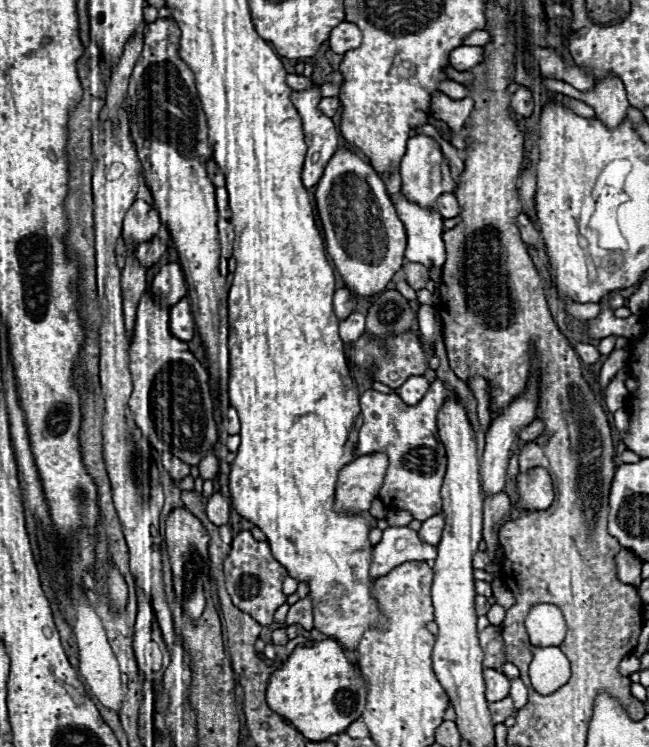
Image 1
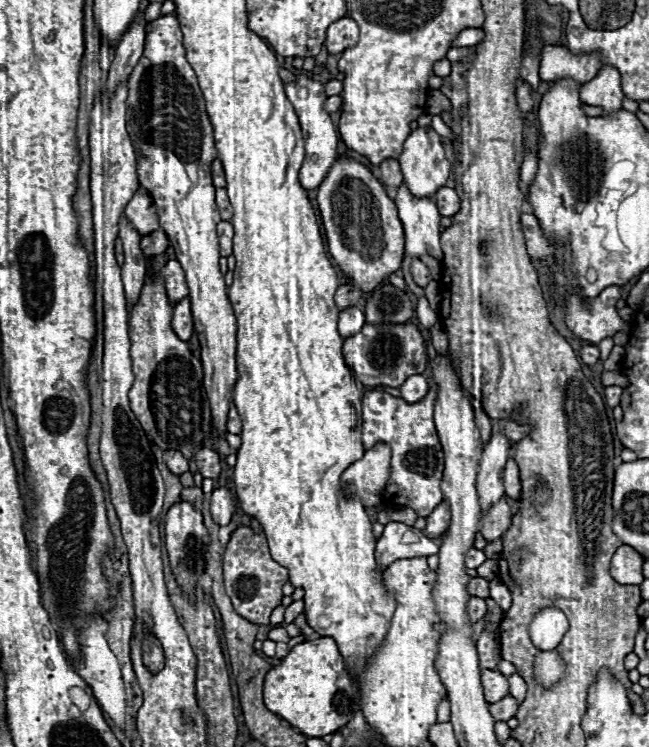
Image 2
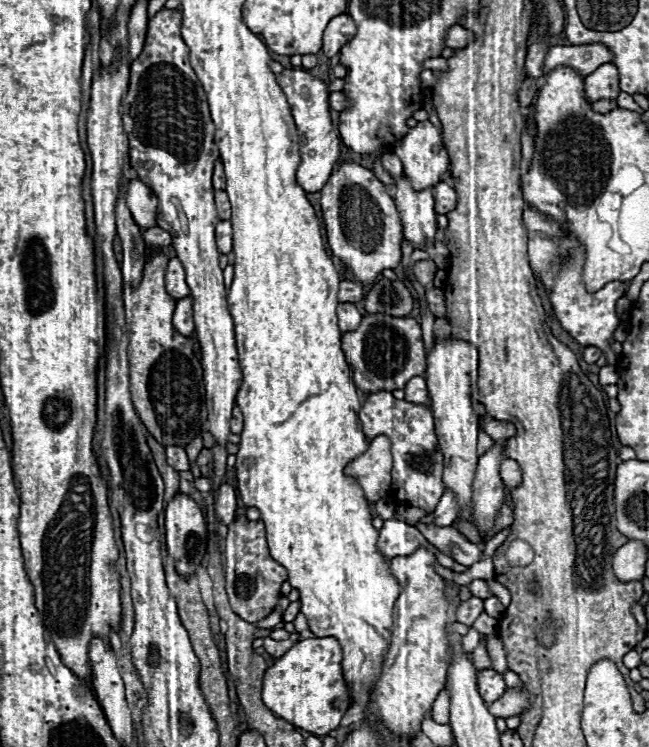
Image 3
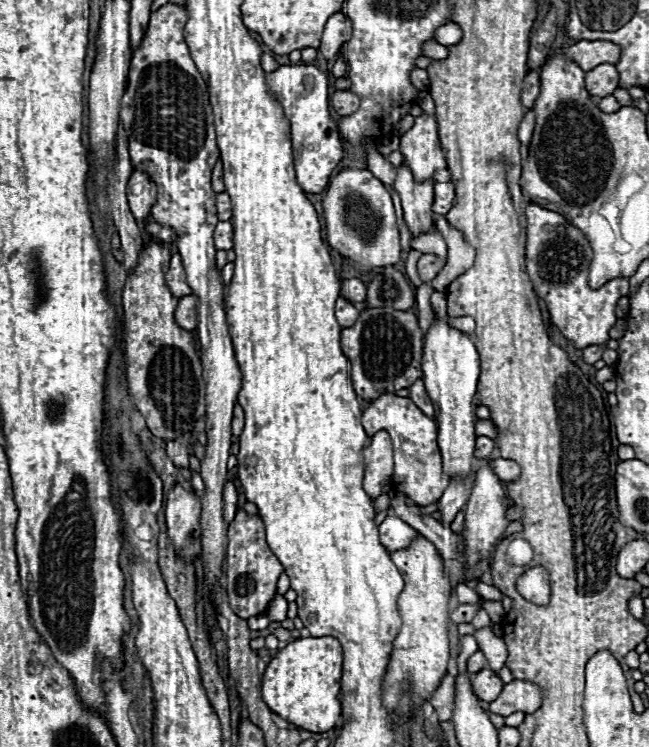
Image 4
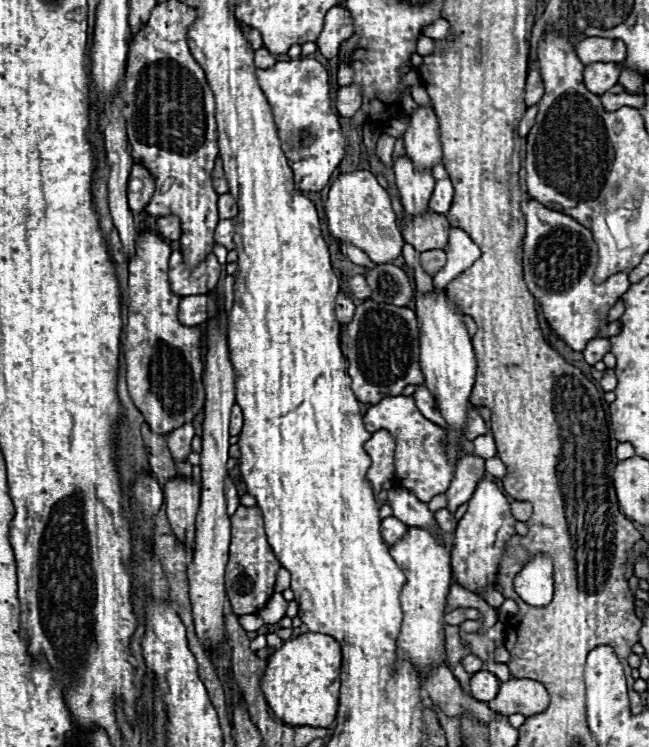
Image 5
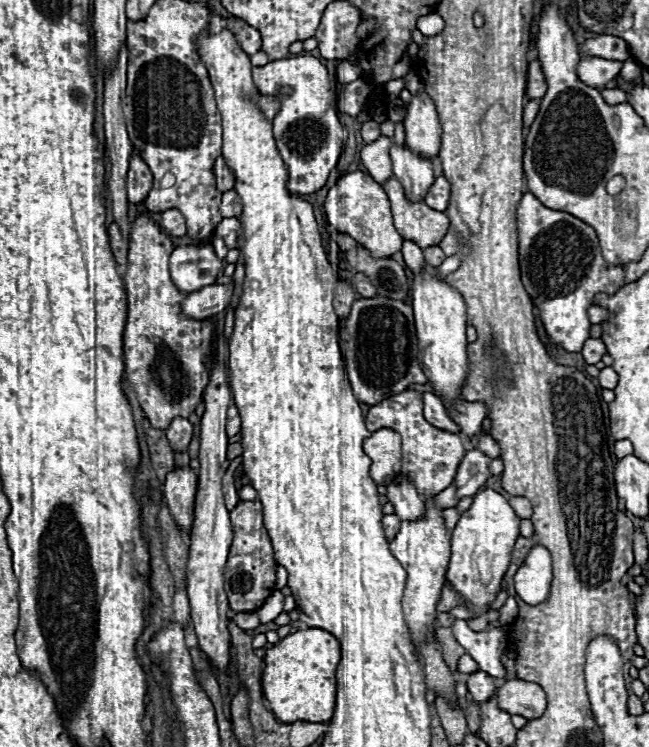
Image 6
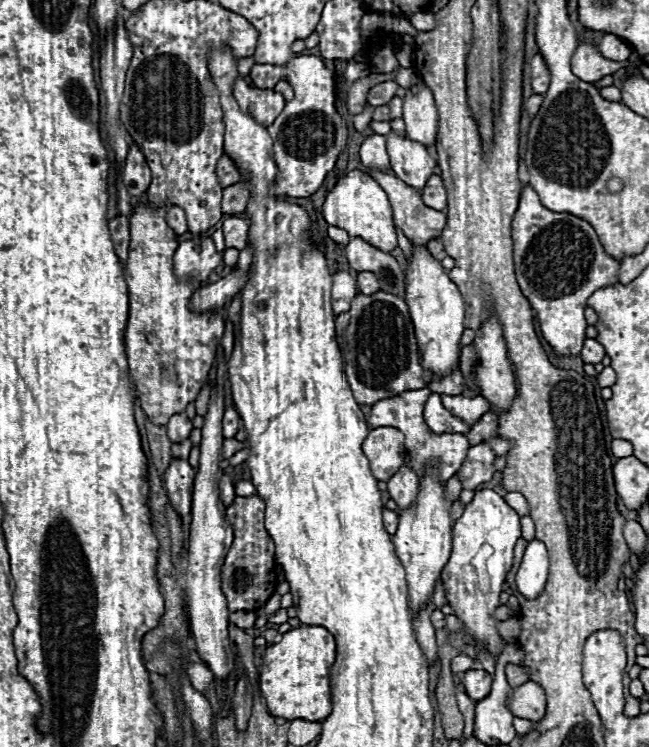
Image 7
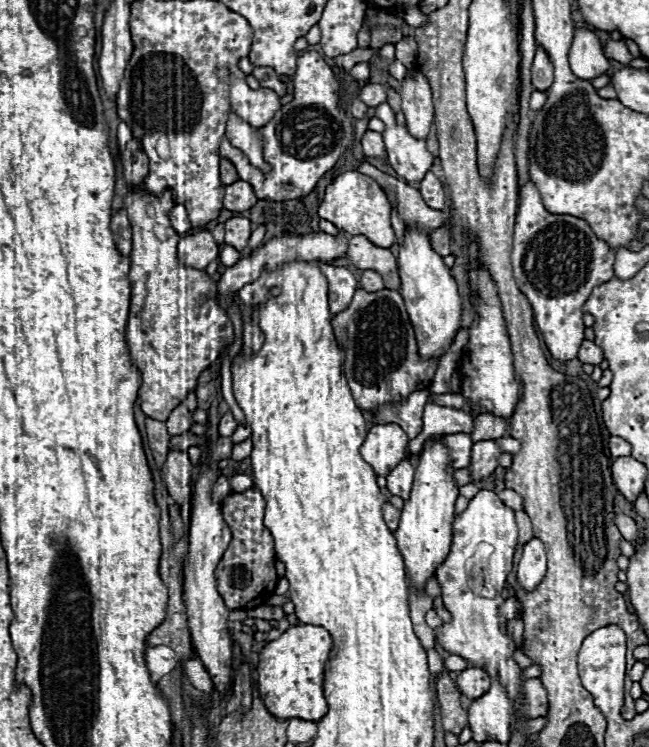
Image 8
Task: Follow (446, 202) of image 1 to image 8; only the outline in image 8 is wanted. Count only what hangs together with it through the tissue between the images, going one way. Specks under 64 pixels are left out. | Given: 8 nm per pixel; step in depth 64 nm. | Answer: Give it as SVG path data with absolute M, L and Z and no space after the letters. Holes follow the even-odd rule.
M428 172L424 176L424 180L420 182L420 192L422 192L422 198L424 202L434 208L434 210L444 210L446 208L446 190L440 182L440 178L432 172Z

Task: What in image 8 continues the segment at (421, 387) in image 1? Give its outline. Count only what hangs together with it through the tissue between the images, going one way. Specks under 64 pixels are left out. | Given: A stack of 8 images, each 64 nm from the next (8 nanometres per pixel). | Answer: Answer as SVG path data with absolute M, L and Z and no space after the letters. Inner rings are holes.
M428 402L424 408L422 434L408 444L406 458L414 462L416 454L422 450L422 442L428 440L430 436L446 436L446 434L456 434L456 432L472 434L472 428L474 428L474 418L468 416L466 412Z

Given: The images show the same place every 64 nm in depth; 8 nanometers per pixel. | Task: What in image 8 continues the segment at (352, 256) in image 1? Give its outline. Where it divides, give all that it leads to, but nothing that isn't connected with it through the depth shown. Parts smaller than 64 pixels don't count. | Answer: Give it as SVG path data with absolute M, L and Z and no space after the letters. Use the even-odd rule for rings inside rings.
M356 170L340 174L326 188L324 200L320 202L320 208L318 208L320 218L324 218L324 220L332 222L334 226L342 228L350 236L362 234L368 240L372 240L372 244L376 244L380 248L390 248L396 242L394 230L390 226L390 212L392 212L392 206L386 198L384 190L376 184L376 180L372 180L370 176L364 176Z

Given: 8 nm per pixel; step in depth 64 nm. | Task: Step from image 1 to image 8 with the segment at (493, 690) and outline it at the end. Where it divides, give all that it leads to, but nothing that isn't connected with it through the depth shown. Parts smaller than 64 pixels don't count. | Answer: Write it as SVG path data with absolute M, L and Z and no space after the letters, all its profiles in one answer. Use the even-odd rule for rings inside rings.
M466 668L464 672L460 672L458 680L456 680L460 692L470 698L476 700L480 698L484 692L488 692L490 688L490 676L488 672L484 672L482 668Z

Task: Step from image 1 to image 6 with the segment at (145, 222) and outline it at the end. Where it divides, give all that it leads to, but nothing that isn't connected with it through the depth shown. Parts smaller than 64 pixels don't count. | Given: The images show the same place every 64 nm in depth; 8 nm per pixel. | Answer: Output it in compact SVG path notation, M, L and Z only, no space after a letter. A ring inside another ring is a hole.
M132 154L130 160L130 170L126 176L126 186L128 186L128 202L130 204L140 204L146 200L148 192L152 190L152 172L148 166L140 160L140 156Z

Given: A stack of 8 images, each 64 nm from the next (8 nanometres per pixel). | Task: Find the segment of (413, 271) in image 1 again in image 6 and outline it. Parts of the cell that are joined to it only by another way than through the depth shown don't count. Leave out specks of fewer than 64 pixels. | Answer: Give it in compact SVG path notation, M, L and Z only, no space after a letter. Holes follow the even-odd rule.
M432 246L432 248L426 248L424 250L424 260L426 260L426 264L428 266L432 266L432 268L438 268L442 262L444 262L444 252L438 248L438 246Z

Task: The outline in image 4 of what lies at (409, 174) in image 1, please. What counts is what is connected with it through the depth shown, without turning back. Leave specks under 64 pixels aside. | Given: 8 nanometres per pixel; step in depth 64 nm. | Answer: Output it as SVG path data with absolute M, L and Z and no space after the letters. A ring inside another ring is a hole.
M428 114L416 118L414 126L400 138L400 152L416 182L432 180L436 170L446 168L438 140L438 124Z

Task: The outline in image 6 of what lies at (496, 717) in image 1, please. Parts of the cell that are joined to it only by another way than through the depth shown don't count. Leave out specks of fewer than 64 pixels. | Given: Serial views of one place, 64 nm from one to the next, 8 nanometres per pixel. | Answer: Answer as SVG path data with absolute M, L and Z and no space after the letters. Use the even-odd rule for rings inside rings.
M506 680L498 690L498 708L508 714L520 714L528 720L546 710L546 694L540 684L526 680Z

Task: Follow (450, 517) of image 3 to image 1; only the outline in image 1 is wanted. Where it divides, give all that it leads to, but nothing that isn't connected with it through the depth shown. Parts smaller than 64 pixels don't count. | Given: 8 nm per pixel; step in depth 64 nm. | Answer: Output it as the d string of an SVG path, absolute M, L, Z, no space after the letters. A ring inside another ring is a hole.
M438 514L438 516L432 516L432 518L428 518L428 520L422 522L422 528L418 530L418 538L420 538L424 544L436 546L436 544L440 542L442 530L444 530L444 516Z

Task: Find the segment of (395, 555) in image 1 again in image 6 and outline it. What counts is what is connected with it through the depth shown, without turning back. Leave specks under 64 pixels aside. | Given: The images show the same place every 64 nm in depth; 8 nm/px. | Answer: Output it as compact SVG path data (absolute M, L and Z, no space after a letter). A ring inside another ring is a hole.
M388 514L382 518L382 526L384 526L384 534L388 540L394 540L396 534L400 532L400 518L394 514Z

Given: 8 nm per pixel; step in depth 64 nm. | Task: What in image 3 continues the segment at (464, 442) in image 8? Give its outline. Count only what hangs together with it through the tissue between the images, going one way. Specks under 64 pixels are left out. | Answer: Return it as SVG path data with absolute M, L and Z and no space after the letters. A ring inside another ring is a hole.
M390 392L370 394L360 410L360 420L364 422L364 436L372 442L376 436L388 436L392 442L392 498L422 508L426 514L434 512L440 496L444 494L442 486L442 454L434 434L432 412L424 404L412 404L406 400L394 398Z

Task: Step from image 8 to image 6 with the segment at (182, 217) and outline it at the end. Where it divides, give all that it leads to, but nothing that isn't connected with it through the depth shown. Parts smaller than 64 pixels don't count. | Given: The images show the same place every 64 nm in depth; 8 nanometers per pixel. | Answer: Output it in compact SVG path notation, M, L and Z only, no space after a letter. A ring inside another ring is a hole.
M166 210L162 214L162 220L160 220L160 226L166 234L170 236L184 236L186 234L186 226L184 226L184 218L178 210Z

